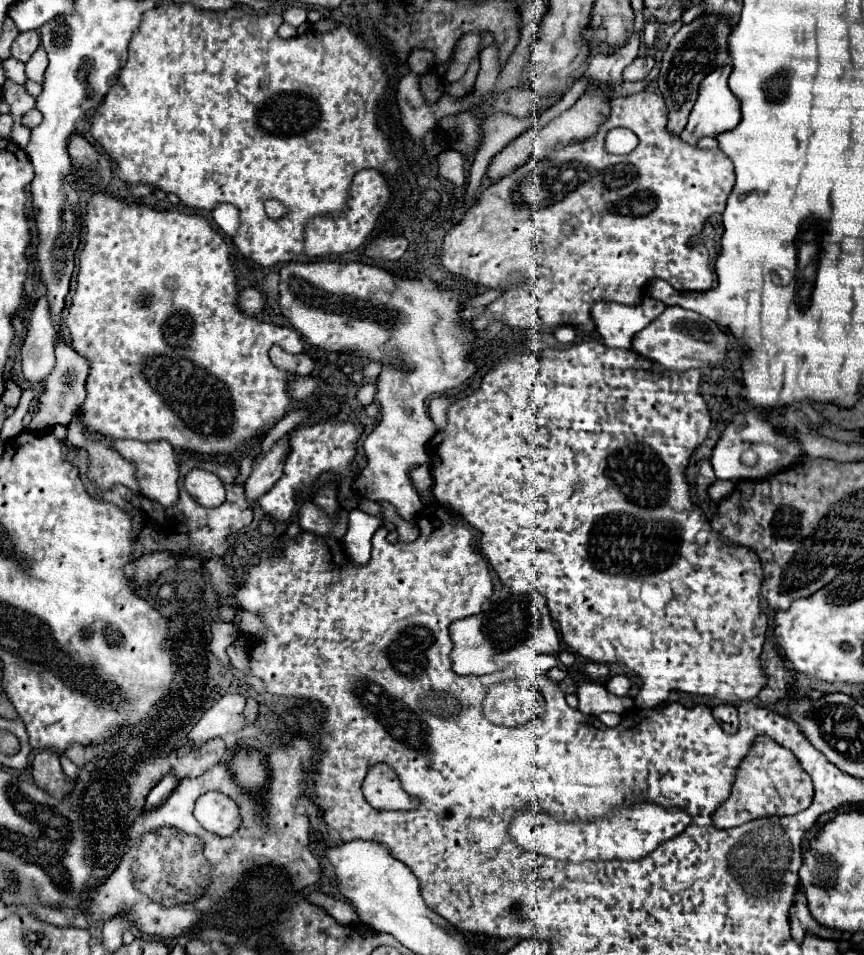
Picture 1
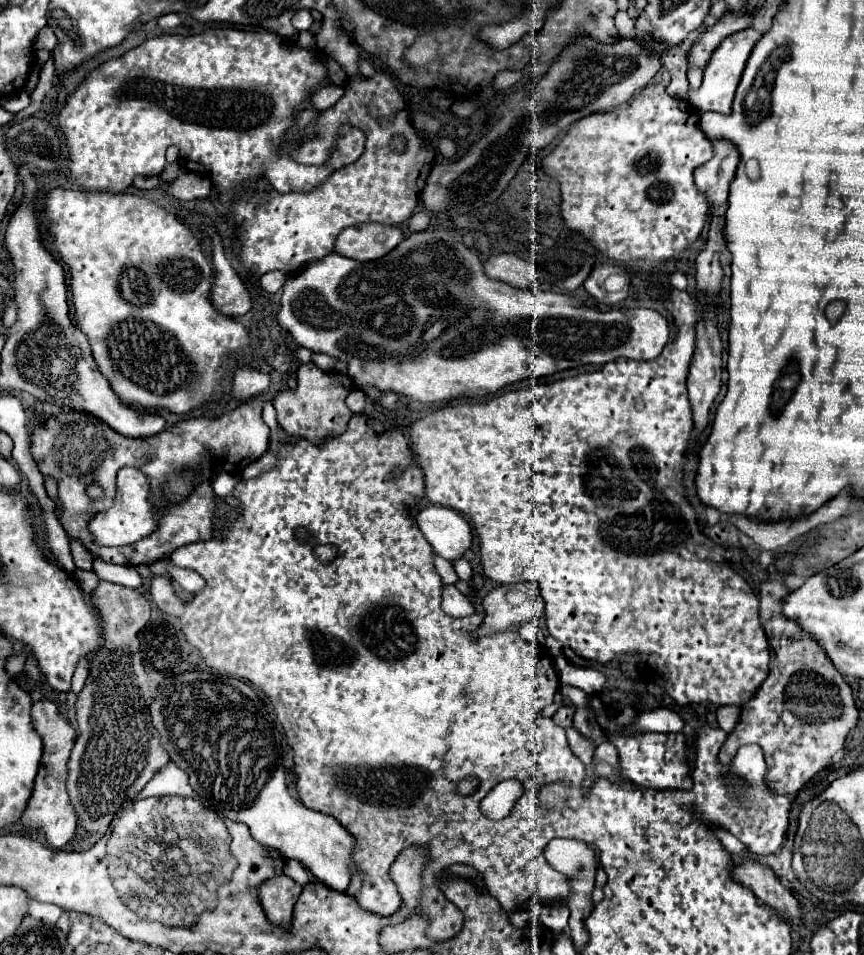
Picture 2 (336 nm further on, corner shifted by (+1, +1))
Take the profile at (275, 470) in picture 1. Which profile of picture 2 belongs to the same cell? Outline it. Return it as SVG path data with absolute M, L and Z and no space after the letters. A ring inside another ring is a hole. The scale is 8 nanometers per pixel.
M315 363L301 365L297 369L297 389L283 389L273 399L281 429L289 437L305 437L313 443L323 443L323 439L327 439L329 435L341 435L353 415L345 405L345 397L353 389L351 383L353 381L347 375L325 373Z

